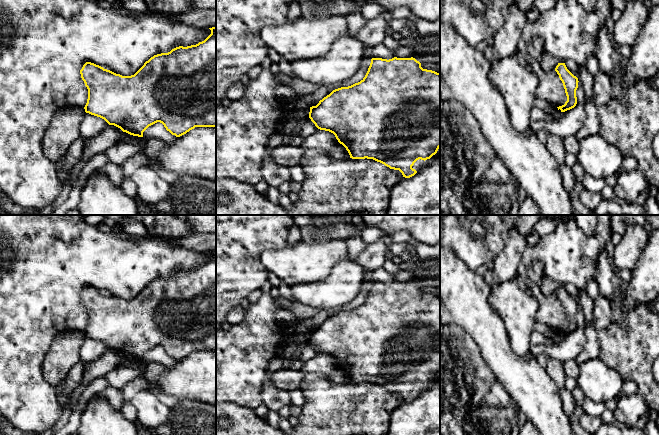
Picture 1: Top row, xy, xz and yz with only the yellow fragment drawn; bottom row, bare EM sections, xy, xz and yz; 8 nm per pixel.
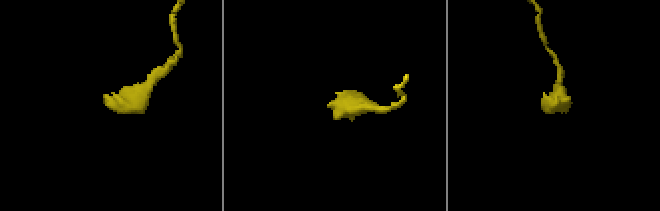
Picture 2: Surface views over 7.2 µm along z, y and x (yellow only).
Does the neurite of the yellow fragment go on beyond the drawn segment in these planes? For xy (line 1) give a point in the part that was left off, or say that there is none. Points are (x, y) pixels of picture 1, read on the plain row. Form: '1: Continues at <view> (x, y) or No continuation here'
1: No continuation here

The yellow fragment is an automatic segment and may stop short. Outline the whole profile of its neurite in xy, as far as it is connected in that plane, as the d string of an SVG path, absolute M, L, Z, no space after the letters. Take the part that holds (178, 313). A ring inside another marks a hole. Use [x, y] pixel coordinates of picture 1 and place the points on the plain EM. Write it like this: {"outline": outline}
{"outline": "M216 250L209 253L211 258L204 265L154 279L131 300L122 300L86 286L80 294L81 302L88 313L85 336L138 361L143 361L143 356L157 346L162 347L166 354L176 361L186 358L195 351L216 351Z"}

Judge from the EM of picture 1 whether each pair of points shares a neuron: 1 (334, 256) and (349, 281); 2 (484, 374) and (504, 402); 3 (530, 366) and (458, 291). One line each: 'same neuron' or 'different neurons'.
1: different neurons
2: different neurons
3: same neuron

